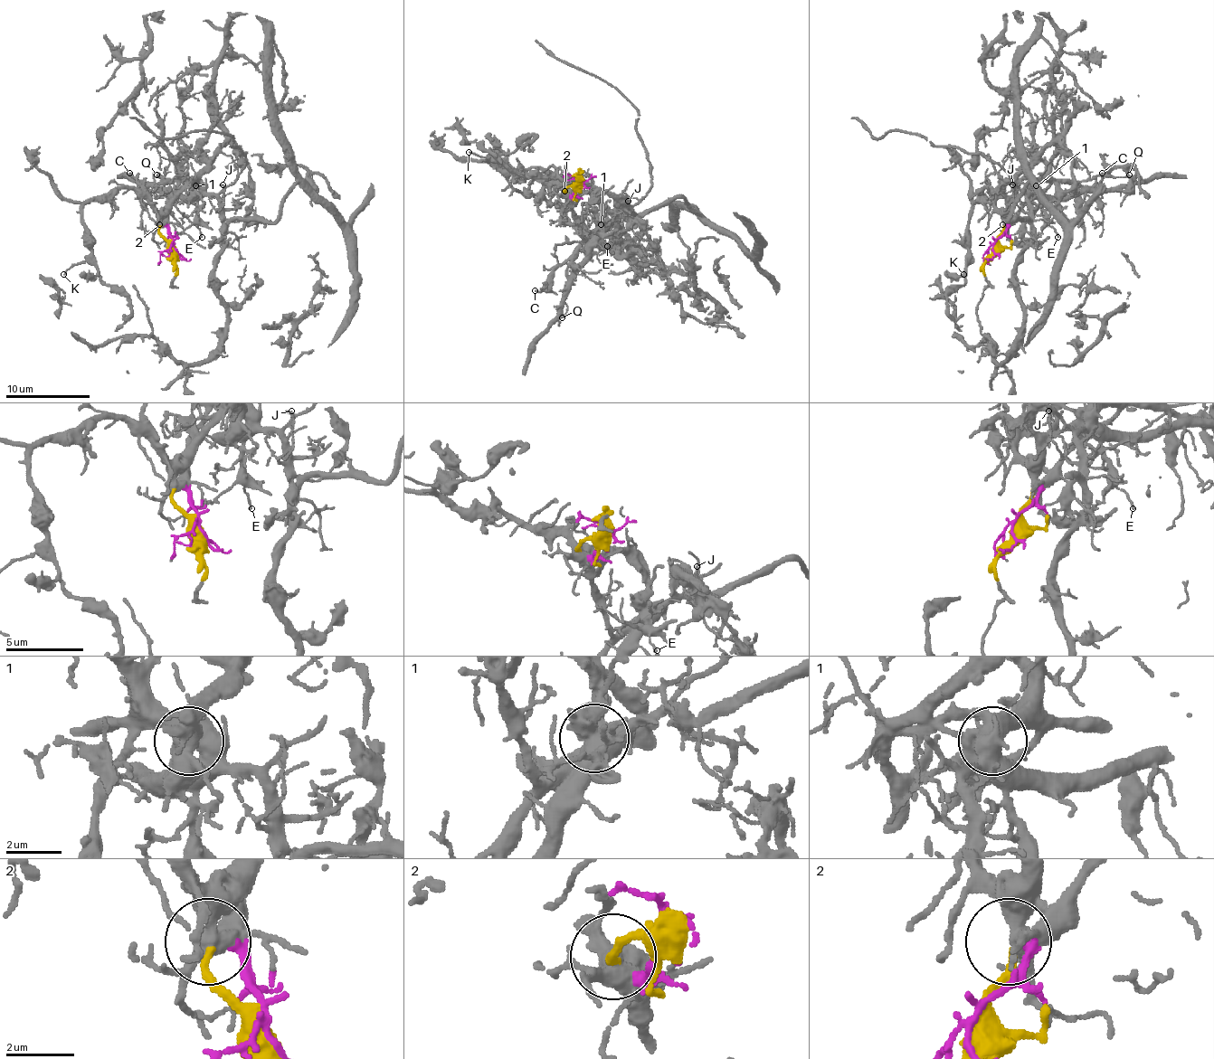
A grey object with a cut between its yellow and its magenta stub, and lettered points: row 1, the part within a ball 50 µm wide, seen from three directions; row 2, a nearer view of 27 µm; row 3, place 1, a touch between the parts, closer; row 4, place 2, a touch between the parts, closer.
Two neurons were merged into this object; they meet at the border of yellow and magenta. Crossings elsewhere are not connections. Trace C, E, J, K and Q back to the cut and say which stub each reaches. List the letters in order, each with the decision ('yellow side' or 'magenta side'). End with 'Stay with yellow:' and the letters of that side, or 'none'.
C: magenta side
E: magenta side
J: magenta side
K: yellow side
Q: magenta side
Stay with yellow: K

